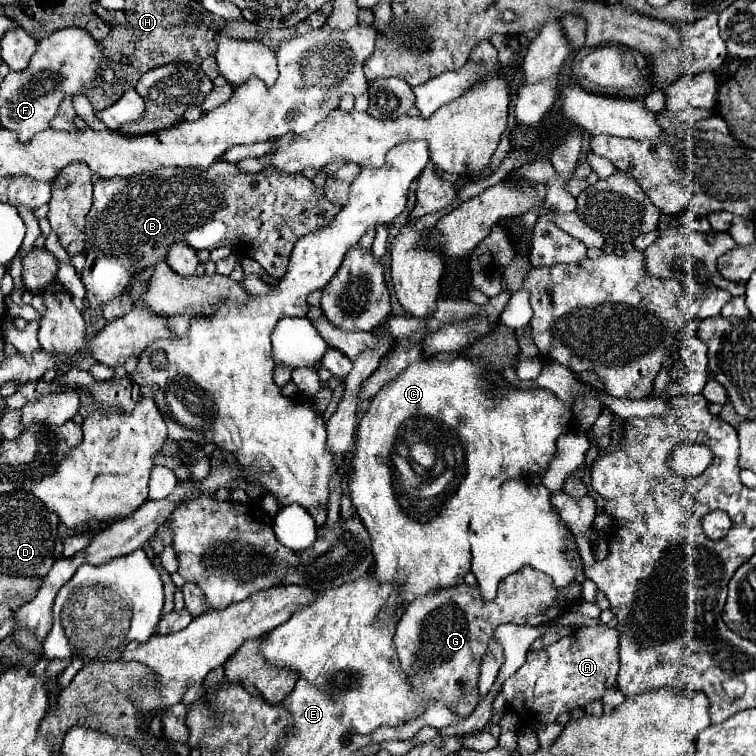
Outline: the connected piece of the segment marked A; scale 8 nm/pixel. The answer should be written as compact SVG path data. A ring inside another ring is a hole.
M597 625L577 629L545 649L529 651L523 667L511 675L501 689L509 711L517 713L527 727L539 731L541 727L555 723L561 713L569 713L577 707L585 707L595 699L601 699L607 689L615 687L617 681L617 643L617 629Z

